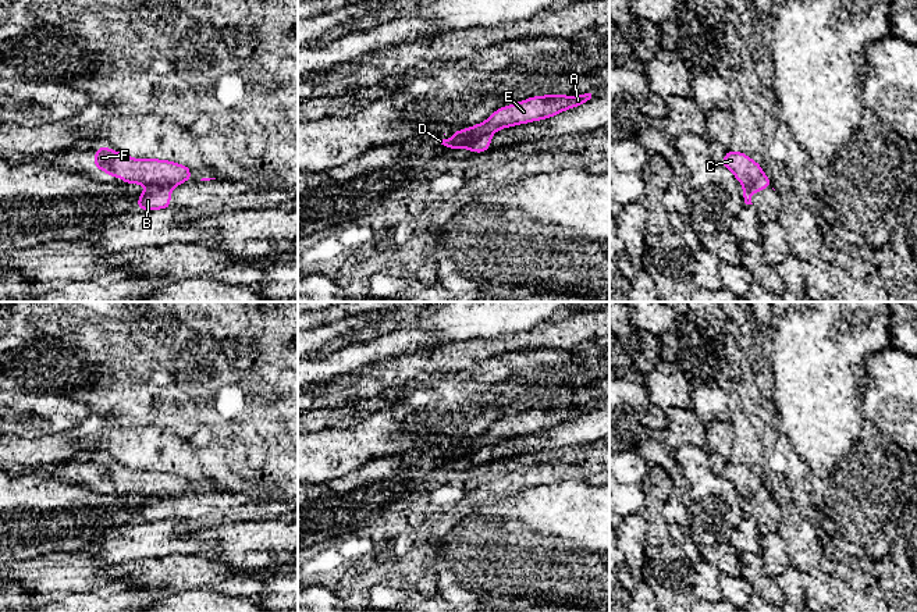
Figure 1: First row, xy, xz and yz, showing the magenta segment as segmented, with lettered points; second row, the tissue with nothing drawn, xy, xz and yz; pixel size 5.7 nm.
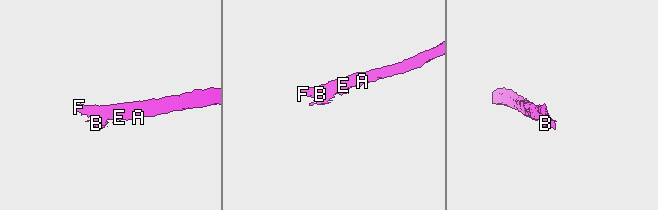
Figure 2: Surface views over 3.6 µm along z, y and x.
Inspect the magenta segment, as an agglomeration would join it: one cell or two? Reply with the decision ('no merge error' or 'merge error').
merge error

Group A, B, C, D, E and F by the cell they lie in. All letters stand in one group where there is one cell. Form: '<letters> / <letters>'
A C D E F / B

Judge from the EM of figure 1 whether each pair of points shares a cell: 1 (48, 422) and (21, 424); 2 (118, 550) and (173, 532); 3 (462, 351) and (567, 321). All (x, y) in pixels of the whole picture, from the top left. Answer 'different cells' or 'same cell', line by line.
1: same cell
2: same cell
3: same cell

